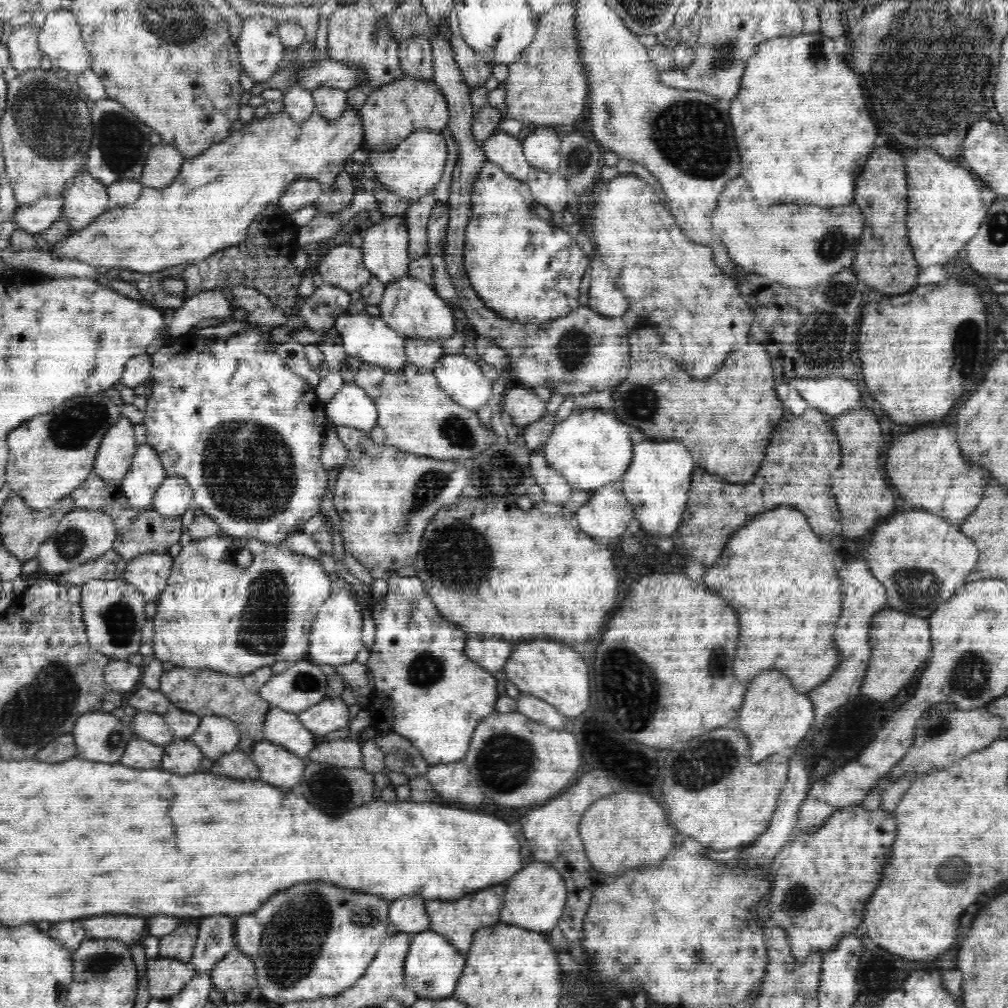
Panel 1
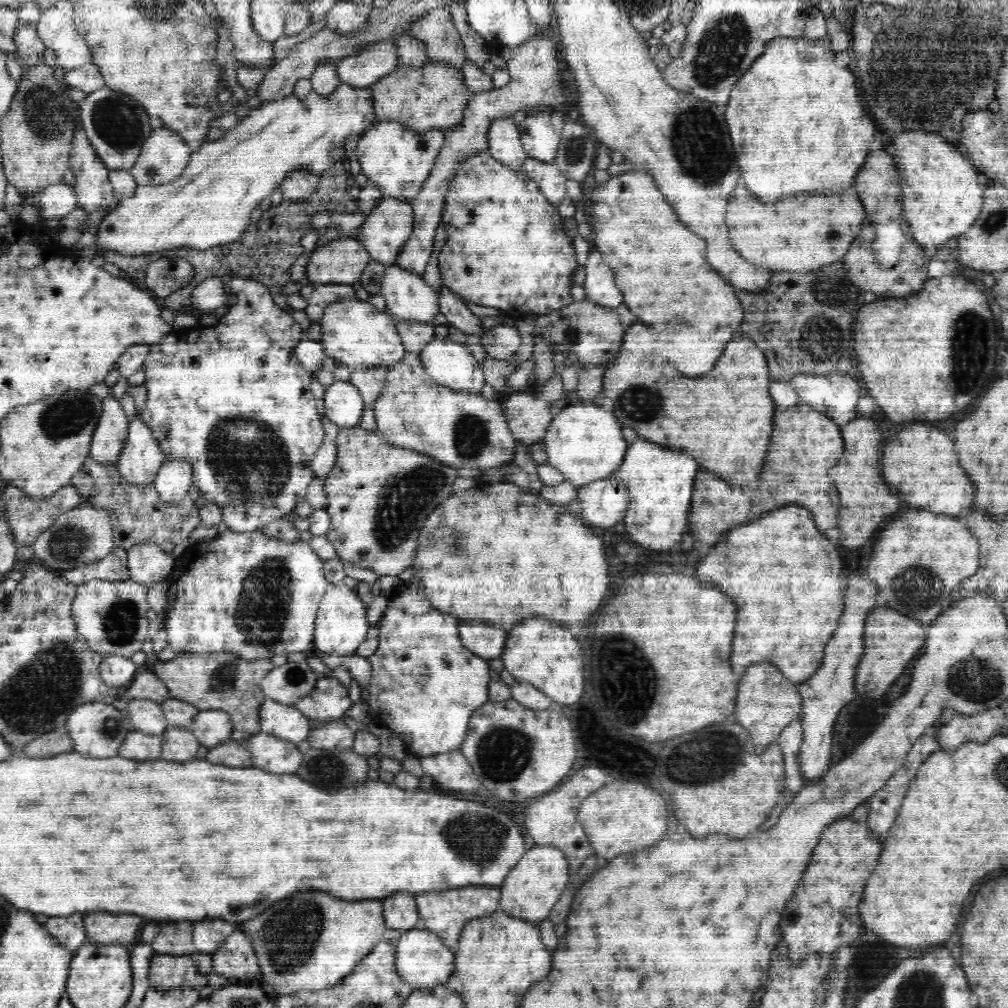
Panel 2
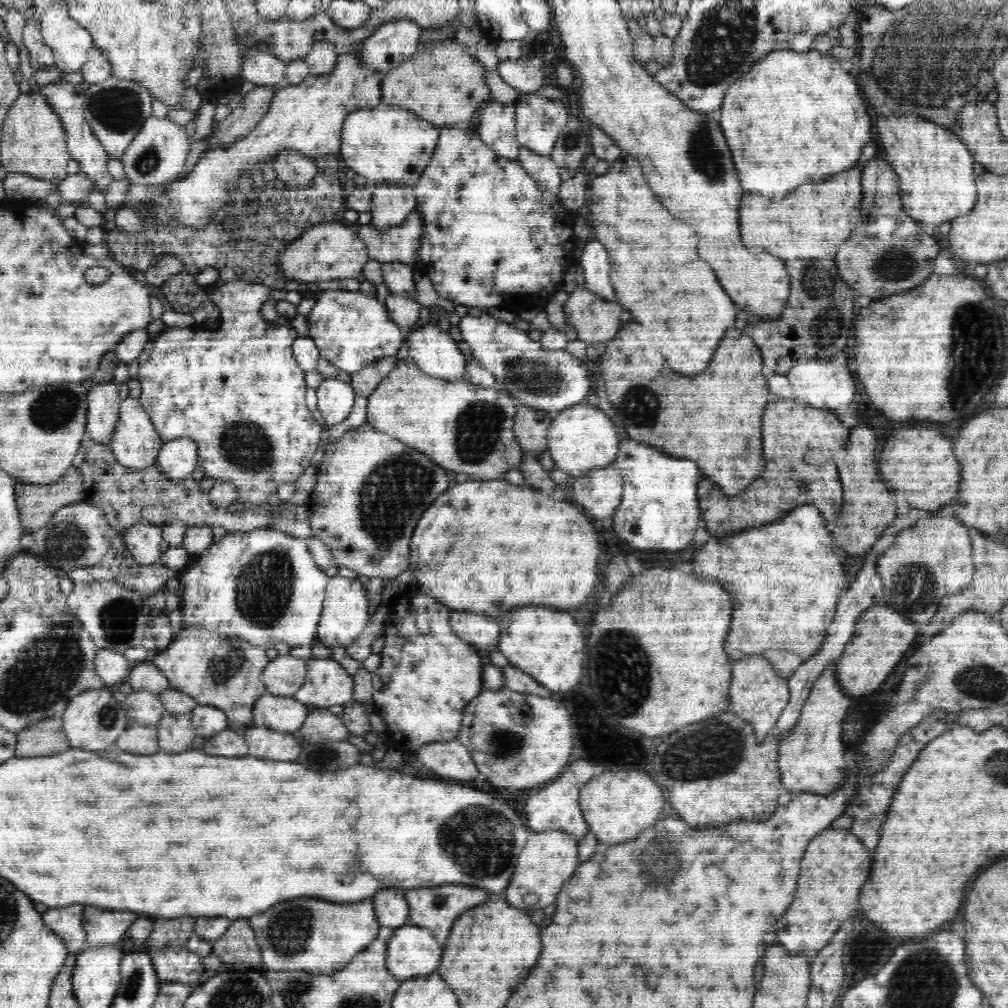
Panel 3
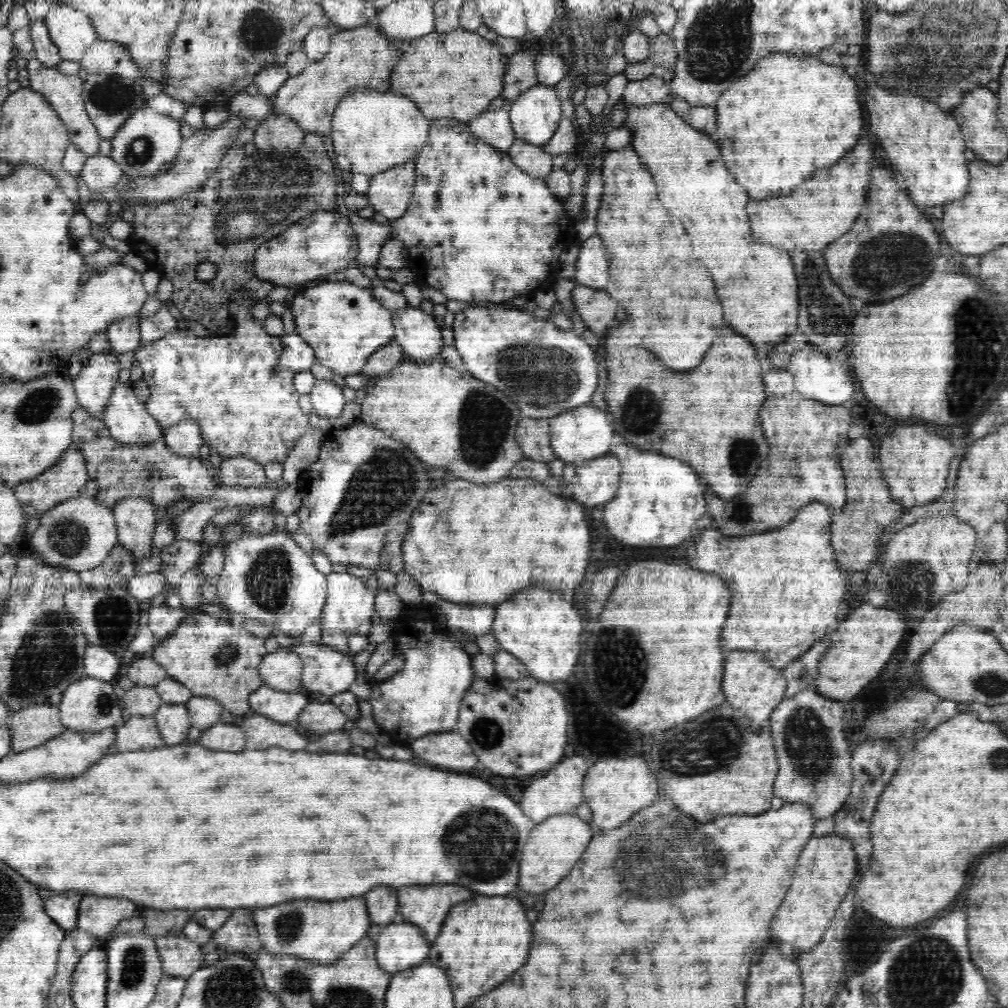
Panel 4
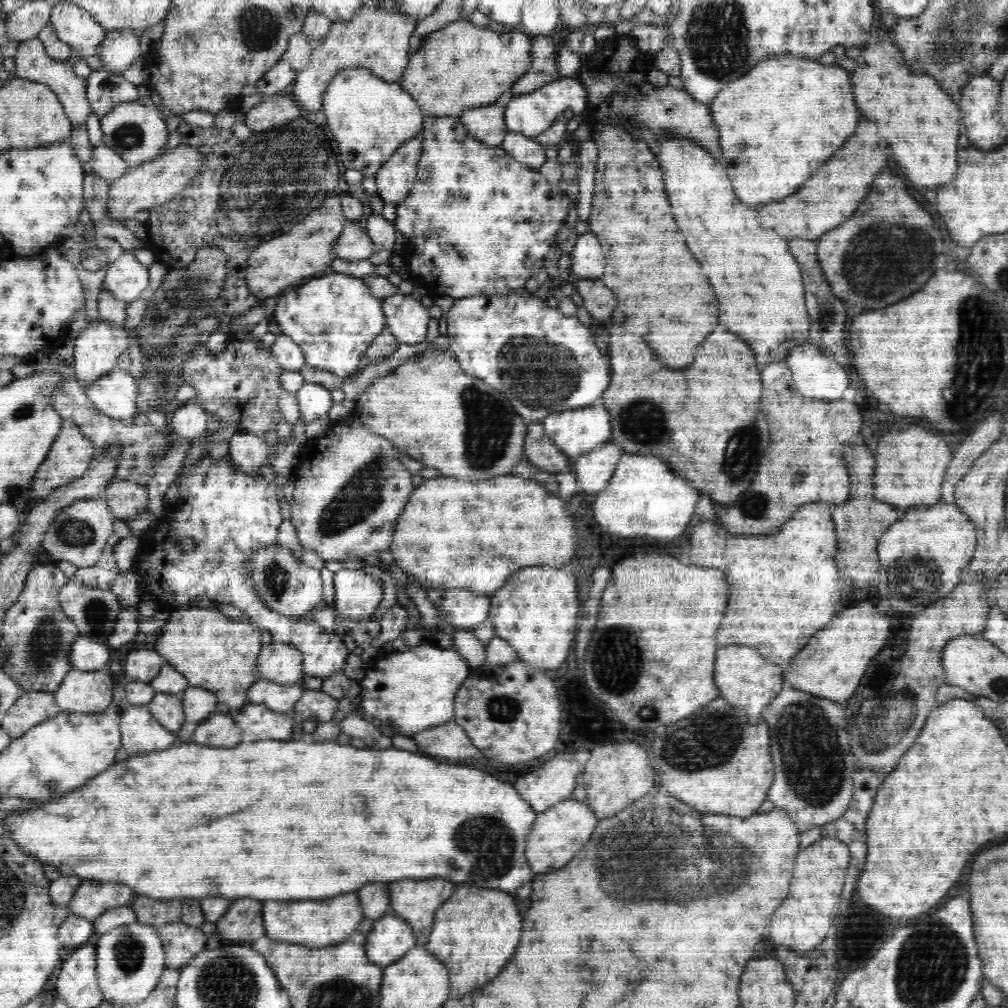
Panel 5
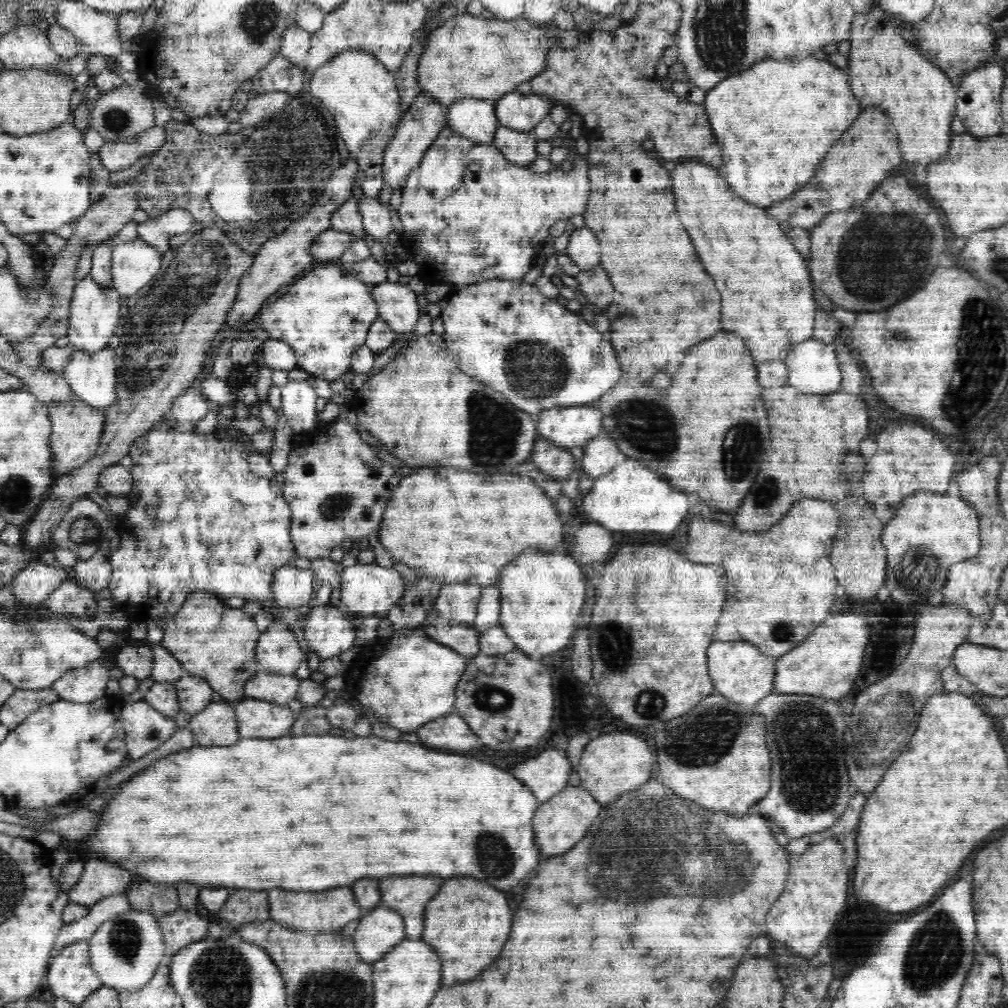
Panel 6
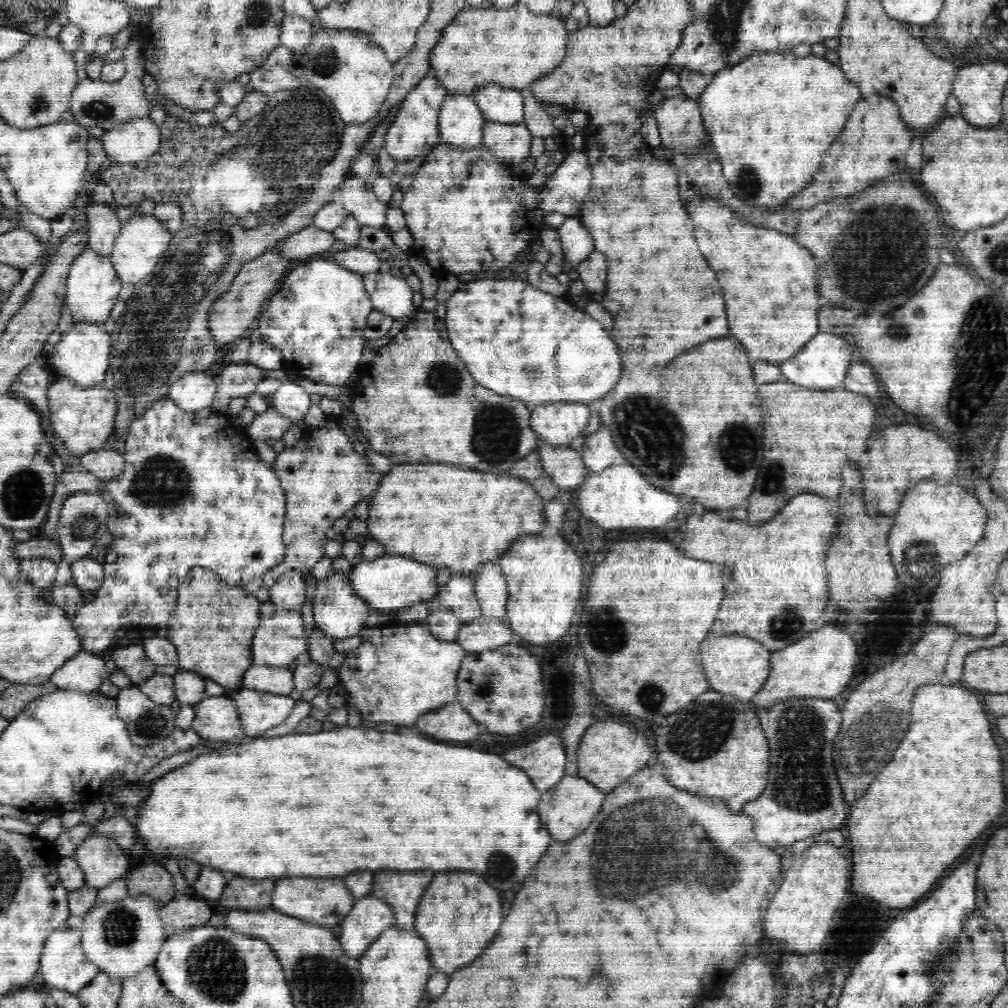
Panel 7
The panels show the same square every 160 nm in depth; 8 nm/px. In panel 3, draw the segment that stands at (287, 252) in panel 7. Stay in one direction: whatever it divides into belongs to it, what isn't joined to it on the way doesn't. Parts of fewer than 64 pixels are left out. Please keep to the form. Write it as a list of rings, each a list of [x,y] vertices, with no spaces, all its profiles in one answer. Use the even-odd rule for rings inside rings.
[[[416,209],[402,224],[394,225],[391,229],[376,230],[370,224],[357,226],[357,234],[368,249],[369,259],[383,263],[403,261],[414,271],[422,233],[421,218]]]

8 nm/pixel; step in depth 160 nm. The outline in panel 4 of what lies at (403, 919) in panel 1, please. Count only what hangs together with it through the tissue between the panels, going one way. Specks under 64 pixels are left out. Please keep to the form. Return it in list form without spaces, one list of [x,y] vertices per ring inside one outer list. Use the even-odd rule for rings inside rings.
[[[378,886],[366,894],[366,906],[370,921],[374,925],[390,925],[392,922],[400,919],[397,910],[396,892]]]

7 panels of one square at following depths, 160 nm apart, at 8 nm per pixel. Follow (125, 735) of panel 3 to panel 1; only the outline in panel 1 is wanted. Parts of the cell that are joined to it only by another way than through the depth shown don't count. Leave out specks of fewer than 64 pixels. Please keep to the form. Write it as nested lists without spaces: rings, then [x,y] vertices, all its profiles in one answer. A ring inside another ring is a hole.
[[[134,736],[128,741],[120,762],[132,764],[132,768],[158,768],[162,764],[163,756],[162,745],[152,744],[151,741]]]

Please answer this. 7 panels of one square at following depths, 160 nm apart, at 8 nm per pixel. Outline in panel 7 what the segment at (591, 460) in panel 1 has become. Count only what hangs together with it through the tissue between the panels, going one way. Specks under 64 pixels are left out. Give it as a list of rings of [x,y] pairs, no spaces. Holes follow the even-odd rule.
[[[550,402],[531,408],[530,425],[539,442],[560,447],[569,446],[586,431],[590,406],[576,402]]]

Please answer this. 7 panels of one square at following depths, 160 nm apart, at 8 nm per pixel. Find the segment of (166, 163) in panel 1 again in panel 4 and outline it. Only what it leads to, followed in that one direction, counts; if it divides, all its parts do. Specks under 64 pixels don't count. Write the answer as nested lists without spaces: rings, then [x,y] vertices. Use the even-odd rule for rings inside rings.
[[[148,106],[138,108],[113,134],[111,157],[118,163],[124,175],[133,178],[136,176],[156,176],[158,170],[166,162],[174,161],[180,152],[180,146],[183,142],[180,127],[179,120],[158,114]]]

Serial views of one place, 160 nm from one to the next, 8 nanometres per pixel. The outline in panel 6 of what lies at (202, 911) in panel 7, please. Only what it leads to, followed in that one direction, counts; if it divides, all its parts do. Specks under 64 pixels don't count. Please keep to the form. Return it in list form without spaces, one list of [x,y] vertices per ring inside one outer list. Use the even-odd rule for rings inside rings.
[[[183,907],[161,917],[158,922],[166,944],[165,961],[171,961],[171,956],[182,945],[186,945],[200,937],[206,937],[211,919],[202,918],[195,910]]]

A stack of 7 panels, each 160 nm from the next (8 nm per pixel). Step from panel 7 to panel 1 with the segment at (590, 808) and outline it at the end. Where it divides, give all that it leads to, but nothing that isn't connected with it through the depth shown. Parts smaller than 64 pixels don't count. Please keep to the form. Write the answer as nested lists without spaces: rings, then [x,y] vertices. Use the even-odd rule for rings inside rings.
[[[535,860],[524,865],[507,882],[504,902],[500,908],[500,922],[540,933],[550,931],[560,923],[568,895],[563,875],[554,865],[548,861]]]

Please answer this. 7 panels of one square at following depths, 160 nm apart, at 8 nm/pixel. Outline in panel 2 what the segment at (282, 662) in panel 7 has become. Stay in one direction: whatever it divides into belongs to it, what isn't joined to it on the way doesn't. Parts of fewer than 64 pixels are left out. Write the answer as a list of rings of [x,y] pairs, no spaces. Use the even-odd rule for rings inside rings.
[[[287,662],[266,674],[259,684],[267,698],[280,704],[295,705],[301,697],[312,692],[317,674],[308,662]]]

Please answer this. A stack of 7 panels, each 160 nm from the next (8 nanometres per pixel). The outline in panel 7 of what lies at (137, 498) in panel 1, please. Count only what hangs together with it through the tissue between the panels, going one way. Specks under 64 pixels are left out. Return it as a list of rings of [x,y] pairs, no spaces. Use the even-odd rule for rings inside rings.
[[[74,320],[72,328],[62,334],[62,339],[54,347],[49,348],[50,363],[62,378],[71,378],[80,386],[103,386],[105,373],[109,368],[109,352],[112,349],[111,337],[104,326],[96,322]]]

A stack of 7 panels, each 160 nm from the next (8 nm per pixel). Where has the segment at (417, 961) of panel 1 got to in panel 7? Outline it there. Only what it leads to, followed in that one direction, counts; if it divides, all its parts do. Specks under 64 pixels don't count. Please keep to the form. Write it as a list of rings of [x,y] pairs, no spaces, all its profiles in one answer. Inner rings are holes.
[[[360,897],[352,907],[340,924],[338,940],[346,955],[359,958],[386,928],[395,925],[395,920],[391,906],[376,897]]]

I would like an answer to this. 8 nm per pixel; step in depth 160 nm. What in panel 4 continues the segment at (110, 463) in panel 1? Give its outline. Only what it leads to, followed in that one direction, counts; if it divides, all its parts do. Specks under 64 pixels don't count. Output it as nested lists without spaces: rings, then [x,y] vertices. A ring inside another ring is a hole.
[[[92,354],[90,362],[74,380],[78,403],[100,420],[104,417],[105,400],[118,384],[120,371],[116,356]]]

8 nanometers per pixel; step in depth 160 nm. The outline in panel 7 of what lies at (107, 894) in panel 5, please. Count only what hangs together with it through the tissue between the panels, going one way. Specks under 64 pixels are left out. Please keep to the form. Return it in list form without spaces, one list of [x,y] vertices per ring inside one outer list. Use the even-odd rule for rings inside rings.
[[[104,834],[90,836],[82,846],[84,848],[78,850],[77,862],[83,869],[88,888],[99,890],[130,872],[128,858],[122,854],[115,838]]]

